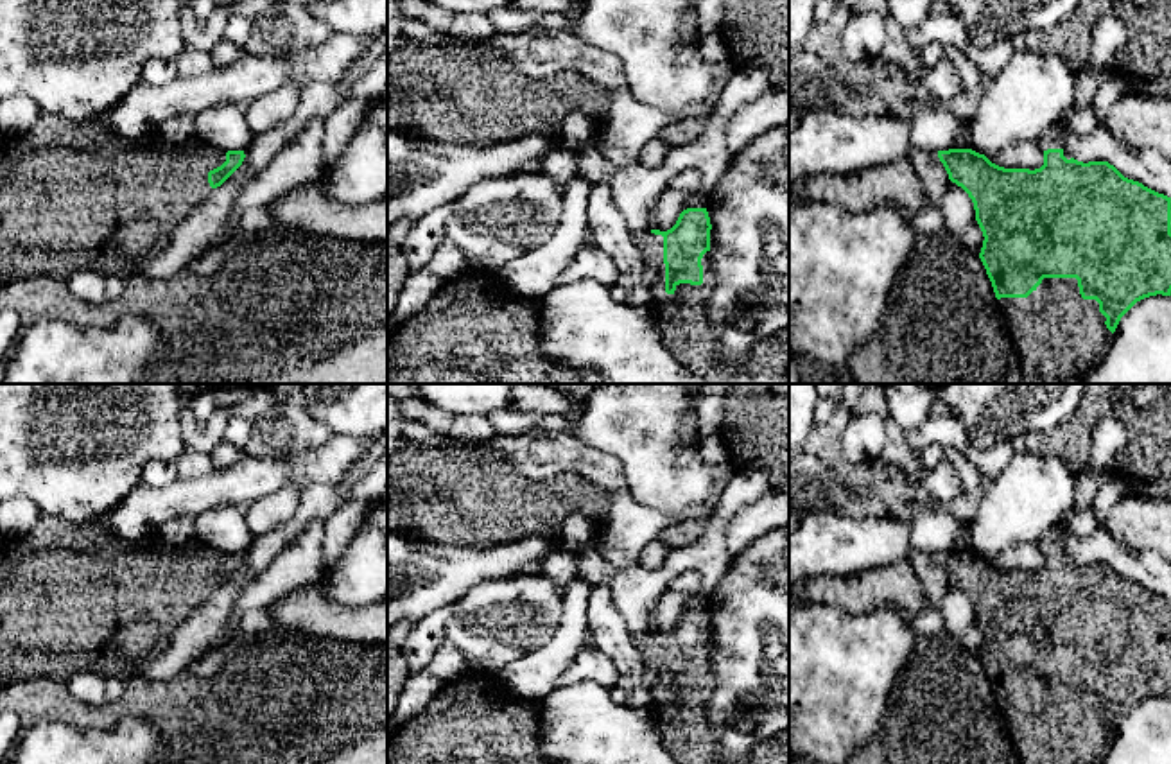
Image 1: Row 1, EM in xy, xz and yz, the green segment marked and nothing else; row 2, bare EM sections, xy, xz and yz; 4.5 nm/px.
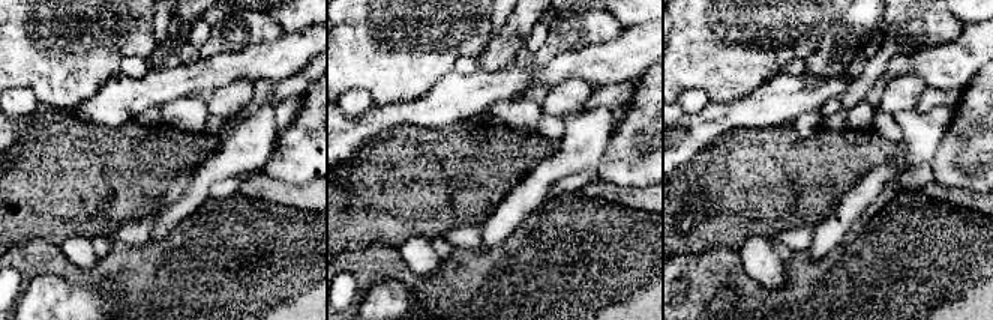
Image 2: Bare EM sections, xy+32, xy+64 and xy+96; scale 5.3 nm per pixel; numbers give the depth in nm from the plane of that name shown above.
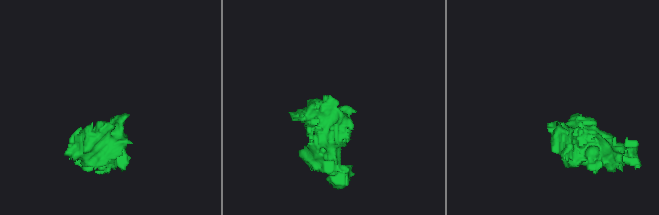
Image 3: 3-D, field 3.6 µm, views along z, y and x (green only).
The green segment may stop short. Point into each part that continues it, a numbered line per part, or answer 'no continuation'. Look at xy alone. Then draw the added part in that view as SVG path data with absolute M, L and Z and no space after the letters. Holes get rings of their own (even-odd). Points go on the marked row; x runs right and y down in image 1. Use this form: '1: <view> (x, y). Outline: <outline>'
1: xy (74, 196). Outline: M41 113L25 135L13 136L0 152L0 287L38 274L68 282L77 271L127 280L167 246L172 228L208 197L208 172L226 161L226 152L197 136L181 143L169 143L156 133L126 140L100 117L68 122Z

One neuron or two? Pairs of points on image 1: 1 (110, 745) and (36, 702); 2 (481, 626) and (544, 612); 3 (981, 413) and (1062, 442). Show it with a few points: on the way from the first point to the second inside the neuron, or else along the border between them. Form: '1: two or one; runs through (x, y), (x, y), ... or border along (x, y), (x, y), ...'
1: two; border along (122, 718), (112, 729), (78, 729), (40, 720)
2: one; runs through (497, 621), (528, 612)
3: two; border along (1073, 415), (1049, 429), (1032, 431), (1024, 436)

